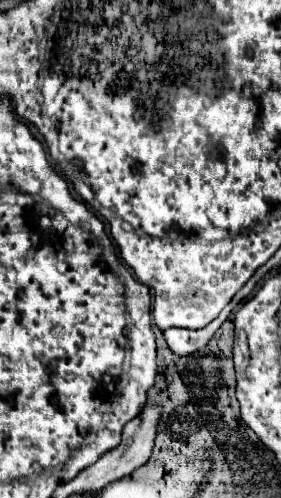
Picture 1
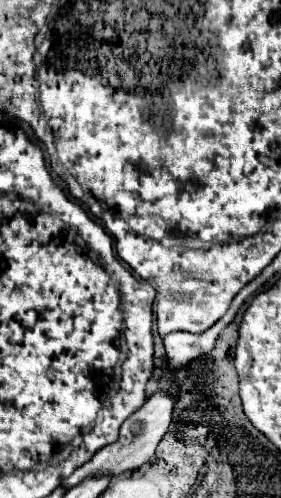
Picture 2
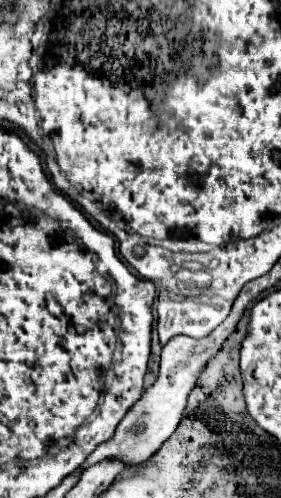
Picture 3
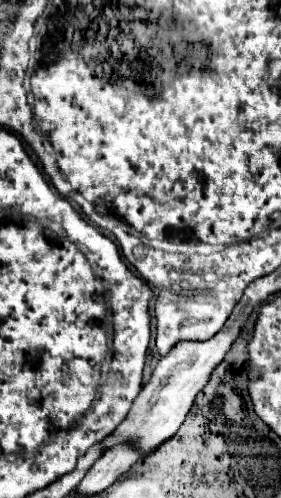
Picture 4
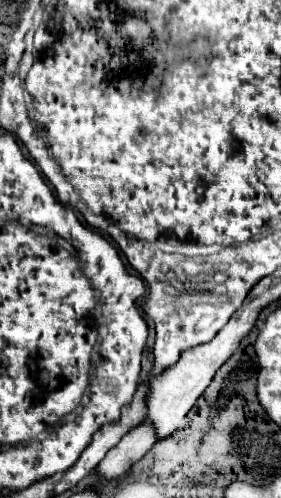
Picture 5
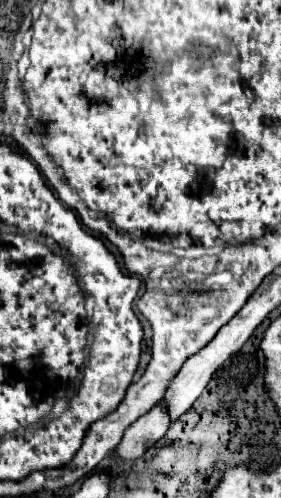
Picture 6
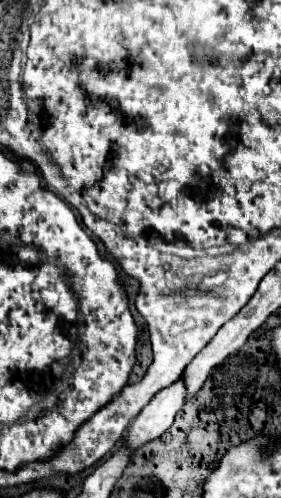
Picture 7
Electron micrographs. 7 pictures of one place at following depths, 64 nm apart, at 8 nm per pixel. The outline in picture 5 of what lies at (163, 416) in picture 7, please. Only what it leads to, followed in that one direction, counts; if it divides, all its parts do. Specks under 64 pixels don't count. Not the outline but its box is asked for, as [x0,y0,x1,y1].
[96,424,156,480]

